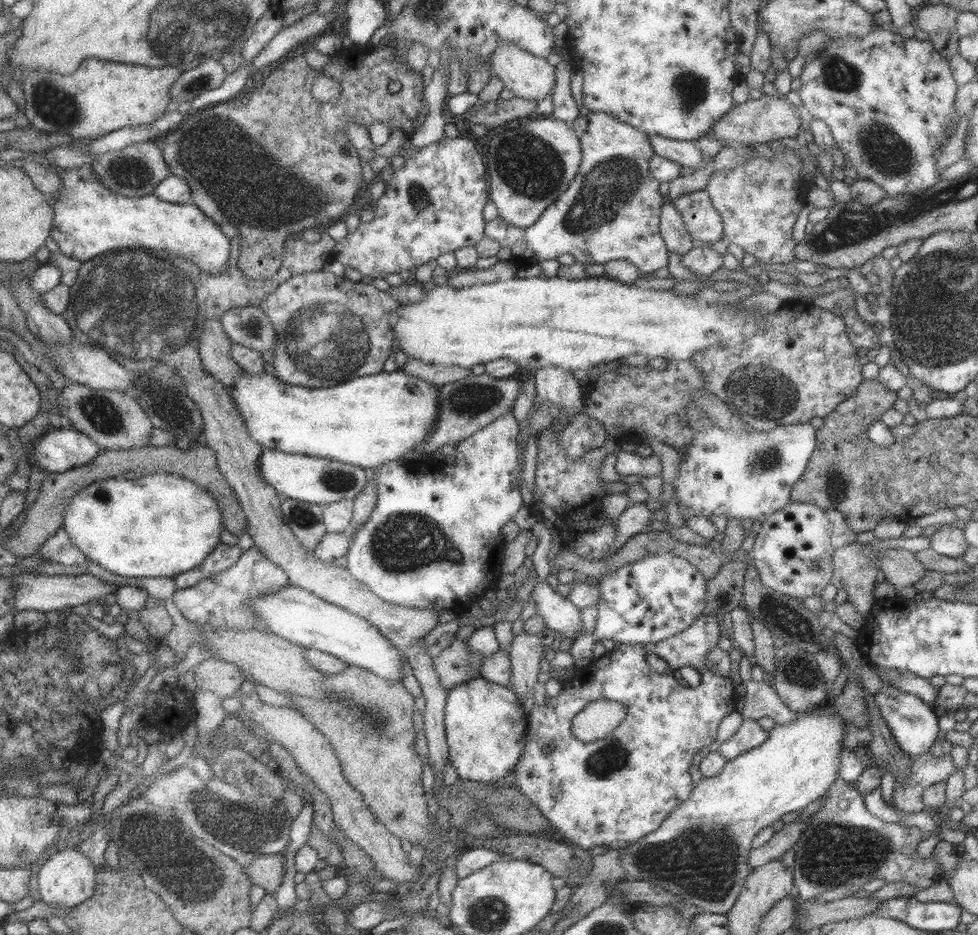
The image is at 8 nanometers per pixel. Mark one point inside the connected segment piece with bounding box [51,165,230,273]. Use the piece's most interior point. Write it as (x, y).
(90, 219)

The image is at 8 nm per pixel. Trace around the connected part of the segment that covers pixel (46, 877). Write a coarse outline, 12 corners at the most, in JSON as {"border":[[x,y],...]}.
{"border":[[79,844],[39,868],[41,898],[75,908],[94,894],[97,868]]}

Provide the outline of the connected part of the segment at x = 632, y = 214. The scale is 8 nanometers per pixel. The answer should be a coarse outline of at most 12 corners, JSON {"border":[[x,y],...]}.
{"border":[[605,112],[569,126],[581,164],[527,228],[527,264],[667,264],[648,135]]}

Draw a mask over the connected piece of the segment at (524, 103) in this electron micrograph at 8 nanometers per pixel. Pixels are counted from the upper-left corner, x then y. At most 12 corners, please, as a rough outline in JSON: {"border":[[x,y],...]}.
{"border":[[535,100],[475,101],[471,124],[496,127],[535,113]]}

